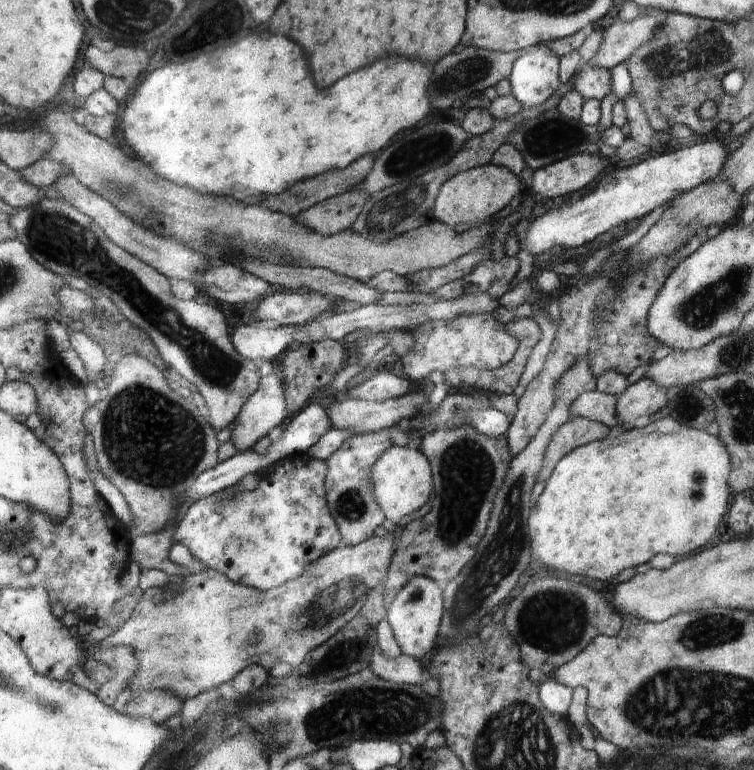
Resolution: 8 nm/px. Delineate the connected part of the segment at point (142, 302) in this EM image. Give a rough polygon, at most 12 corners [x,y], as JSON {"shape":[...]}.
{"shape":[[52,195],[10,214],[42,266],[100,289],[220,432],[260,386],[211,304]]}

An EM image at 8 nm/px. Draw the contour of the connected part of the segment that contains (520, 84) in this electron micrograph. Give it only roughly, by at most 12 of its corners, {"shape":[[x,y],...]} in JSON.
{"shape":[[546,45],[514,61],[511,93],[522,107],[560,89],[560,57]]}

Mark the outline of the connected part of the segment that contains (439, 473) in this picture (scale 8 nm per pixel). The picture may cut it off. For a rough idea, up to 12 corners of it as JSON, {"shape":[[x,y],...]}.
{"shape":[[506,435],[421,438],[429,512],[403,528],[383,590],[452,581],[477,554],[512,468]]}

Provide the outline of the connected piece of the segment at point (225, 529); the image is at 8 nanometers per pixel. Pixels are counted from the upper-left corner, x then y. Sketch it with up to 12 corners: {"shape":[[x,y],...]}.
{"shape":[[275,460],[194,501],[172,544],[267,591],[343,544],[328,465]]}

